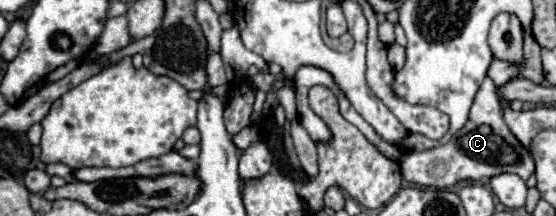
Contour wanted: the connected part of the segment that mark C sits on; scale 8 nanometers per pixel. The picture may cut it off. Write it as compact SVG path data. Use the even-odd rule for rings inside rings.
M486 77L476 93L468 123L458 133L454 133L446 145L422 153L404 153L404 157L400 159L404 179L414 185L436 189L452 187L464 179L486 181L498 173L516 173L522 179L528 179L534 173L534 161L530 157L530 151L526 151L506 127L500 109L502 107L496 93L496 85L490 77Z

